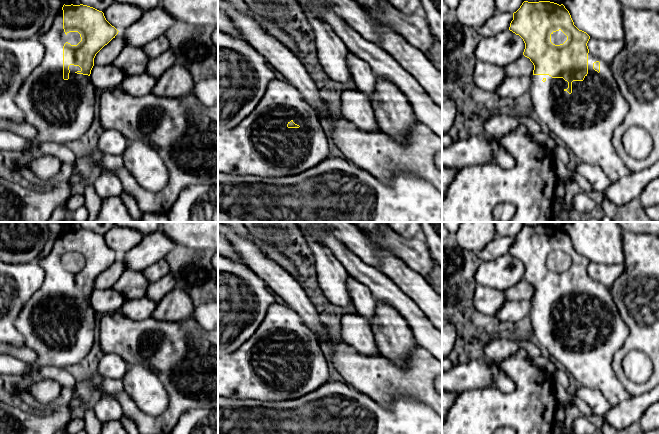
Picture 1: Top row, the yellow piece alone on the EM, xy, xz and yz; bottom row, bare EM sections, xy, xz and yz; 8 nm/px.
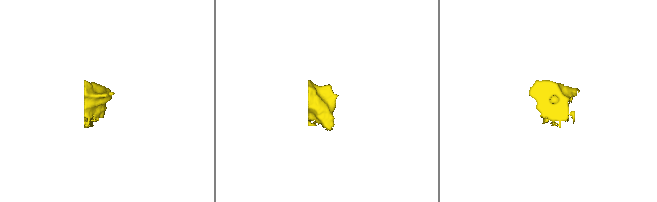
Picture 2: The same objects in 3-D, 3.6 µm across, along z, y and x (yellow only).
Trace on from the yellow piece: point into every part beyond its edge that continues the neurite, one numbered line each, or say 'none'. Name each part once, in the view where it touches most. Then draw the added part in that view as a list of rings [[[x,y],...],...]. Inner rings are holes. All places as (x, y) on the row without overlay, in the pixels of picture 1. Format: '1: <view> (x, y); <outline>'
1: yz (585, 344); [[[588,277],[588,298],[583,305],[572,306],[572,317],[569,318],[566,313],[568,306],[563,302],[552,302],[549,299],[531,299],[531,310],[529,313],[530,323],[528,325],[529,332],[532,333],[535,340],[538,341],[541,348],[548,350],[550,358],[559,361],[571,374],[578,385],[588,388],[598,389],[611,406],[625,402],[631,398],[629,393],[623,388],[617,379],[613,370],[614,355],[623,347],[628,327],[624,323],[618,308],[612,298],[611,291],[608,287]],[[600,286],[600,296],[593,293],[593,287]]]

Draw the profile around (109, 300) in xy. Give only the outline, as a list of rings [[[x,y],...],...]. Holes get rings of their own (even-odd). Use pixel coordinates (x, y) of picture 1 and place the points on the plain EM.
[[[113,288],[94,289],[90,298],[90,304],[98,315],[119,311],[125,301],[125,297]]]

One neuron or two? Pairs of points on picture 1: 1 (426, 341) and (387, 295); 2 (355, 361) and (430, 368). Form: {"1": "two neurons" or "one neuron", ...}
{"1": "one neuron", "2": "one neuron"}

